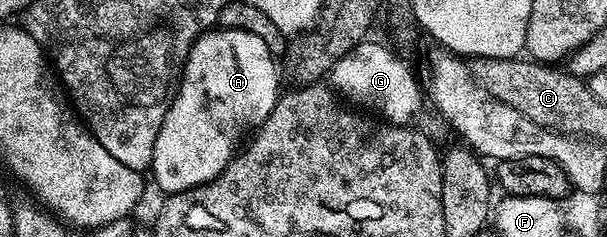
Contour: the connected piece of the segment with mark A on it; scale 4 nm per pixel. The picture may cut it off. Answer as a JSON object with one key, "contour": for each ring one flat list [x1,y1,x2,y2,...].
{"contour":[[215,26,194,39,186,64,182,67,174,99,164,114,160,134,156,134,156,150,150,163,162,194,183,192,207,184,226,169,236,155,234,144,241,145,242,135,261,126,276,106,280,95,280,68,274,64,277,64,276,57,270,53,268,46,264,46,263,40,256,38,256,34,248,34,248,30]]}

